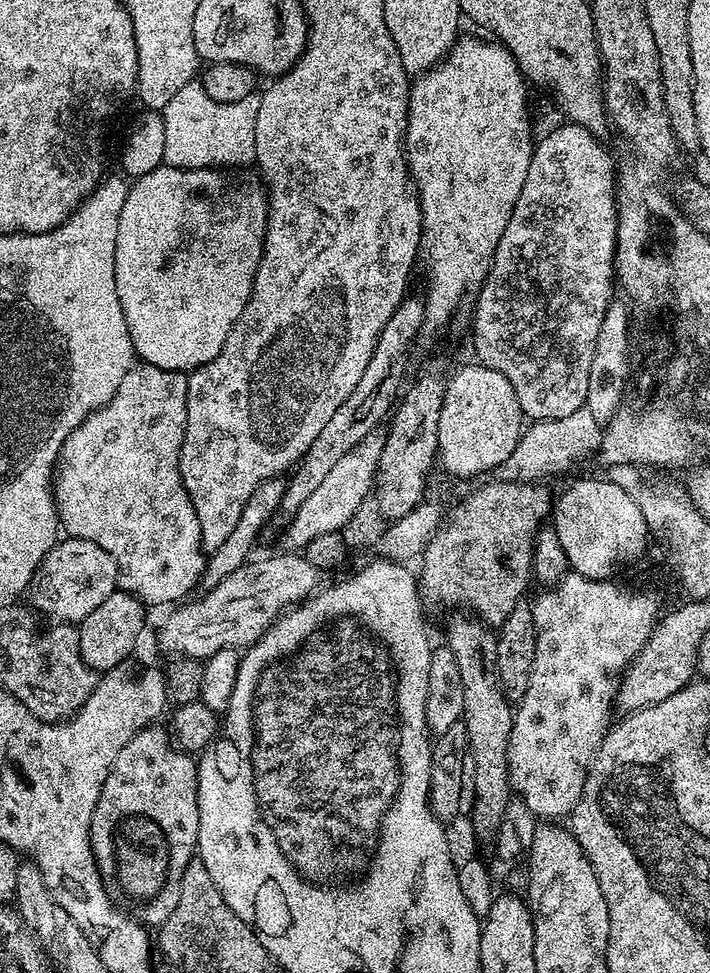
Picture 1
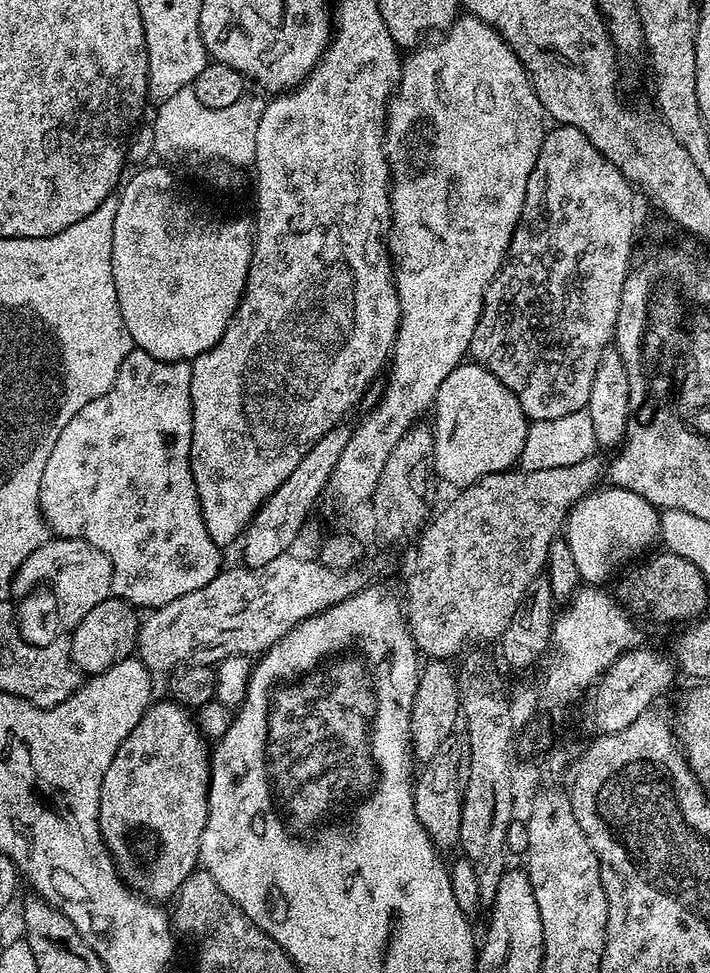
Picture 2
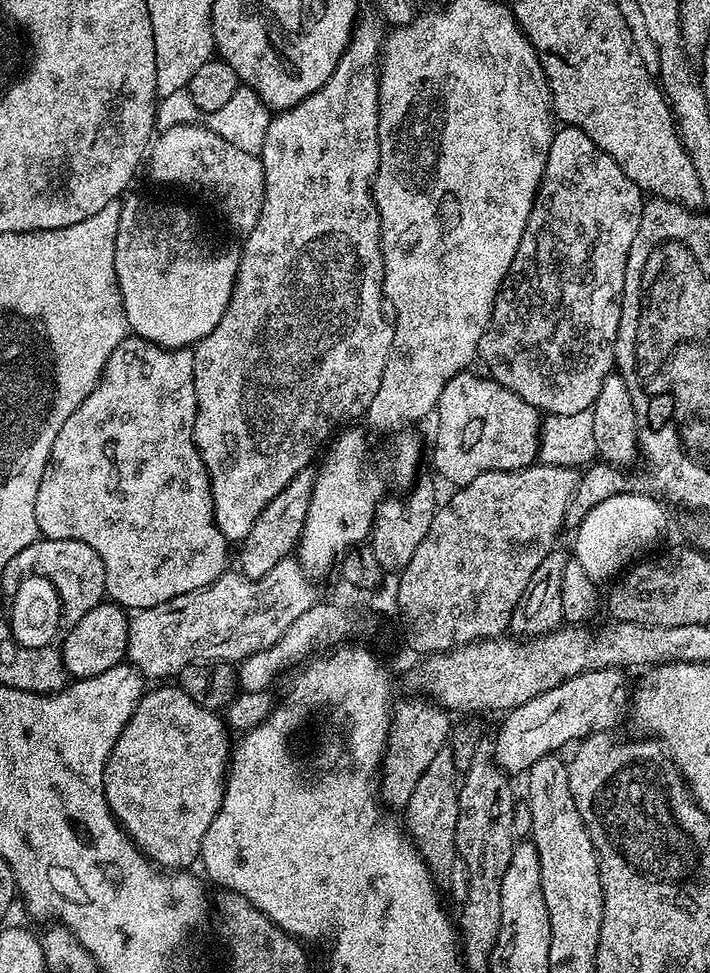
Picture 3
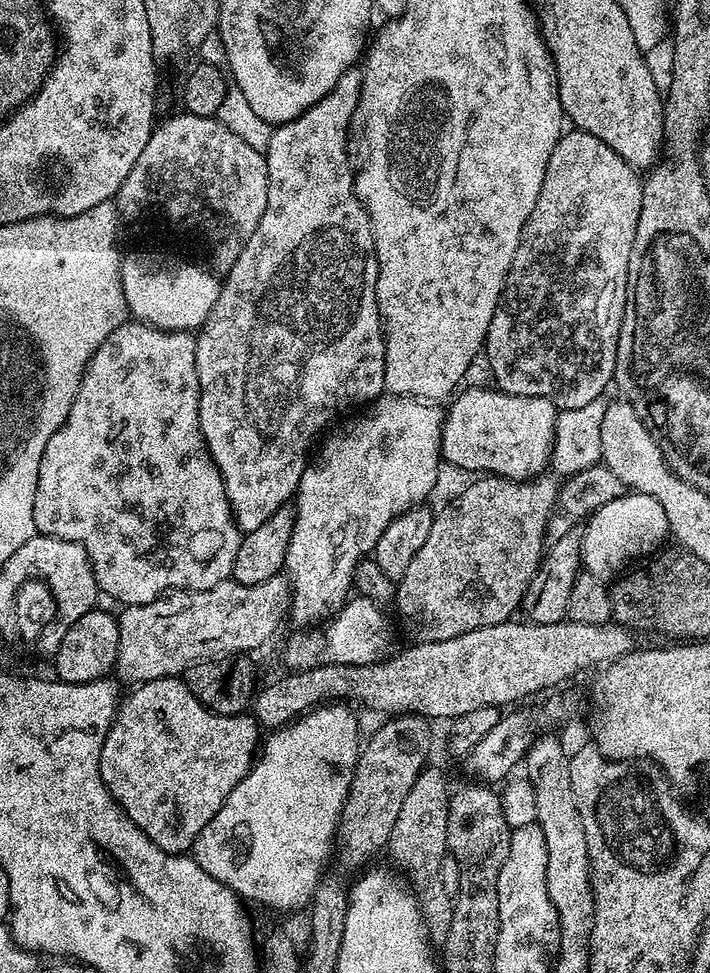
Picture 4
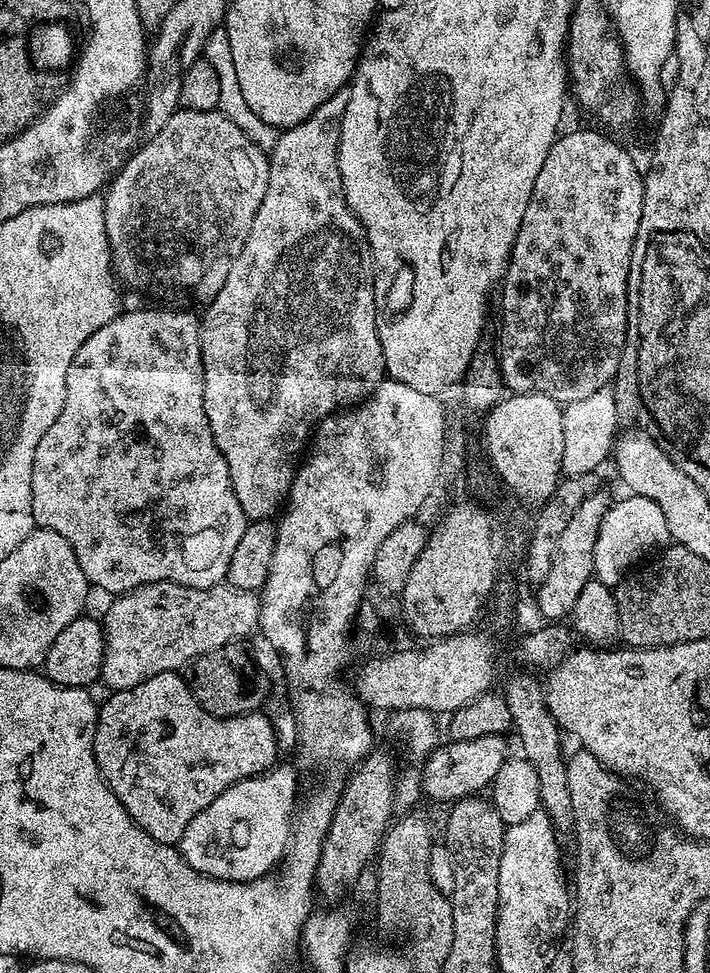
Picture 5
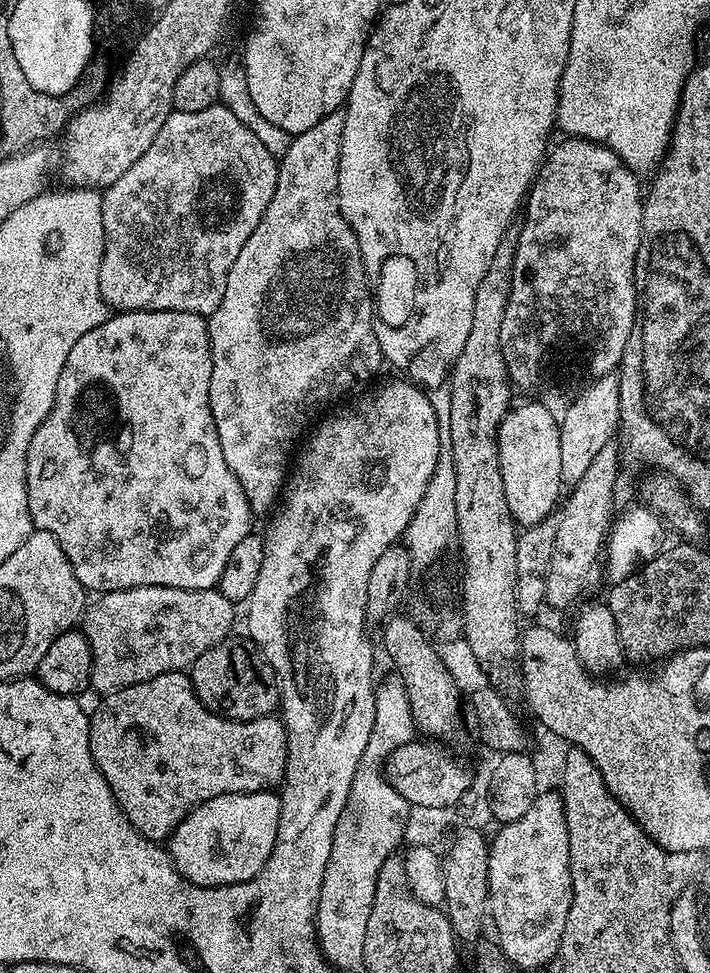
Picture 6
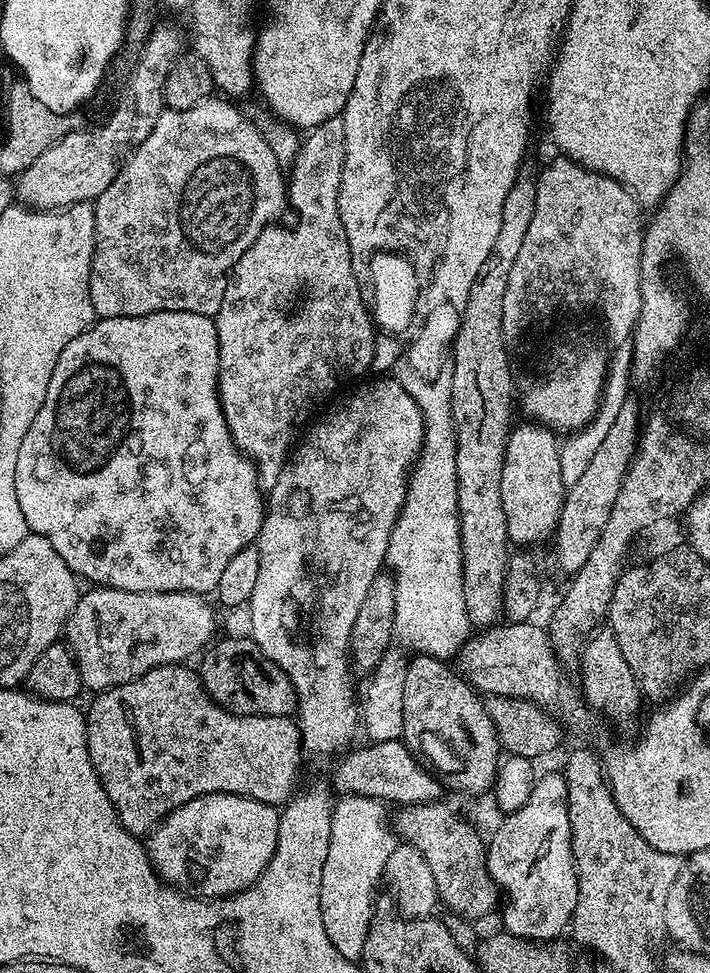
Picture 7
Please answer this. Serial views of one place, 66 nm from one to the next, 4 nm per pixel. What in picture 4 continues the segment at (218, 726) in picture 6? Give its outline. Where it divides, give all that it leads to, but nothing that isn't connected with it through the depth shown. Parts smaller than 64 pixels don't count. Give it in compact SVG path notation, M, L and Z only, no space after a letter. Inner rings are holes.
M163 676L157 680L148 680L145 684L133 687L129 692L132 693L129 696L127 693L121 699L116 709L116 717L113 718L110 730L106 734L106 742L102 742L100 777L105 786L108 787L108 792L120 805L121 810L143 830L146 838L150 838L150 842L154 842L162 850L173 854L187 853L195 845L198 834L208 825L210 818L214 818L214 814L218 814L218 810L226 802L230 790L234 790L234 786L238 786L238 782L242 782L242 778L246 778L246 774L252 769L253 763L258 756L258 749L262 744L261 729L251 715L220 716L218 713L211 712L184 685L183 679L174 676ZM191 792L192 801L183 800L180 797L188 796Z

